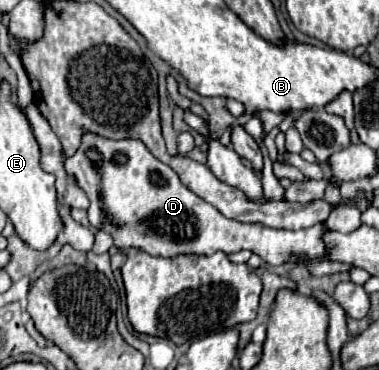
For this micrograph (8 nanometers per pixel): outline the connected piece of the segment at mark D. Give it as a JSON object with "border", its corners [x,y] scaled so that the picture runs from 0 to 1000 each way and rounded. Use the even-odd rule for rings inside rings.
{"border":[[[222,354],[206,408],[169,430],[169,451],[237,538],[237,608],[290,630],[306,668],[354,668],[427,695],[454,695],[470,684],[623,684],[633,673],[660,673],[712,716],[786,705],[792,689],[807,689],[818,700],[807,705],[807,722],[834,749],[923,727],[923,716],[887,705],[834,705],[855,689],[855,662],[844,646],[855,614],[844,603],[792,624],[755,624],[697,614],[691,603],[639,603],[602,592],[570,559],[533,543],[517,522],[480,500],[470,473],[438,441],[412,430],[369,376],[296,381]],[[243,403],[259,414],[259,435],[237,424]]]}

